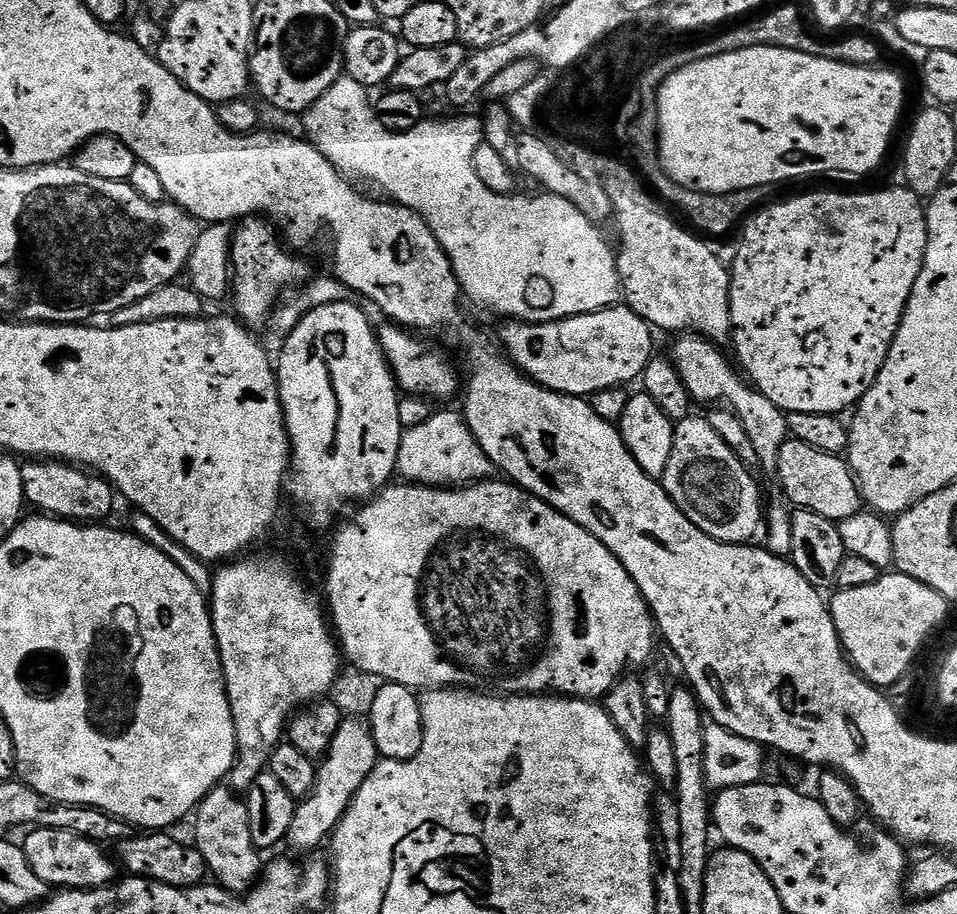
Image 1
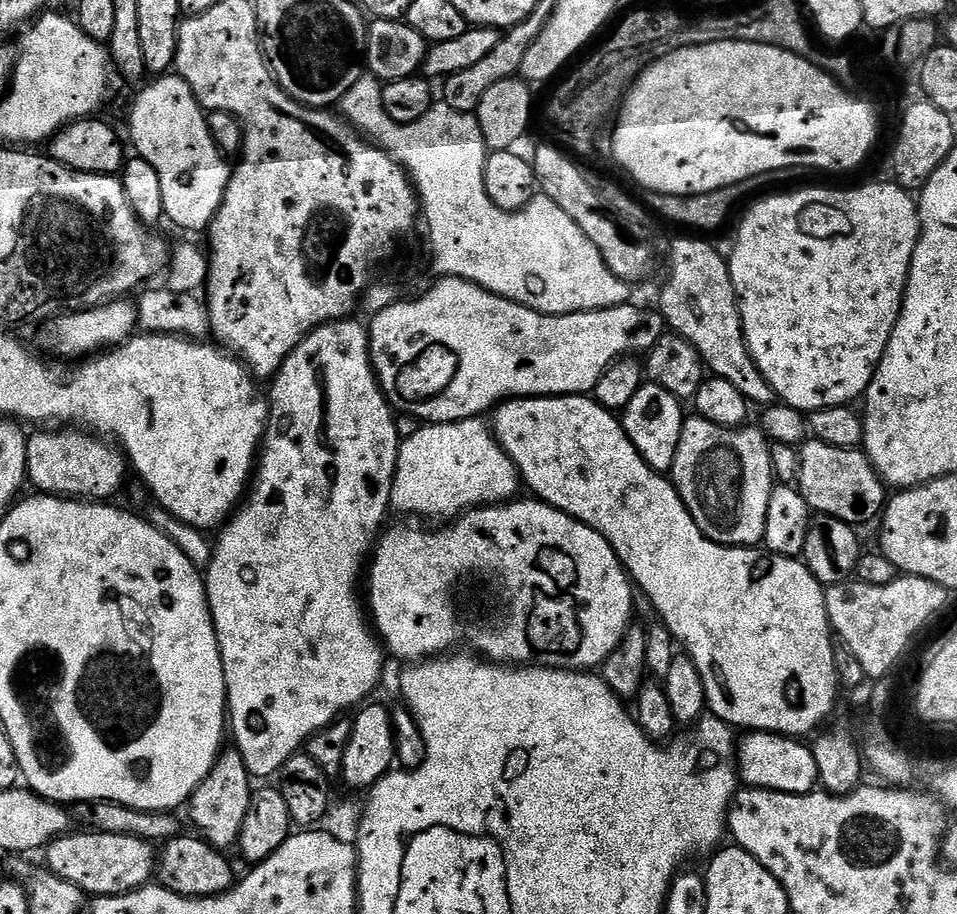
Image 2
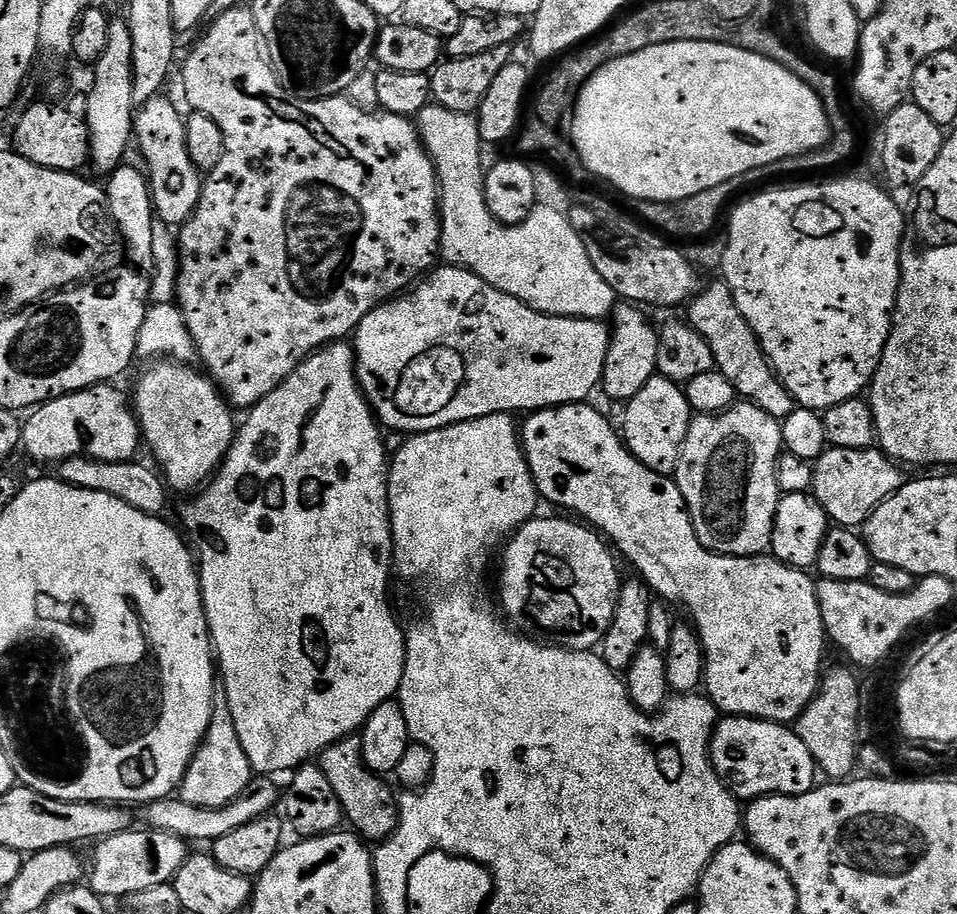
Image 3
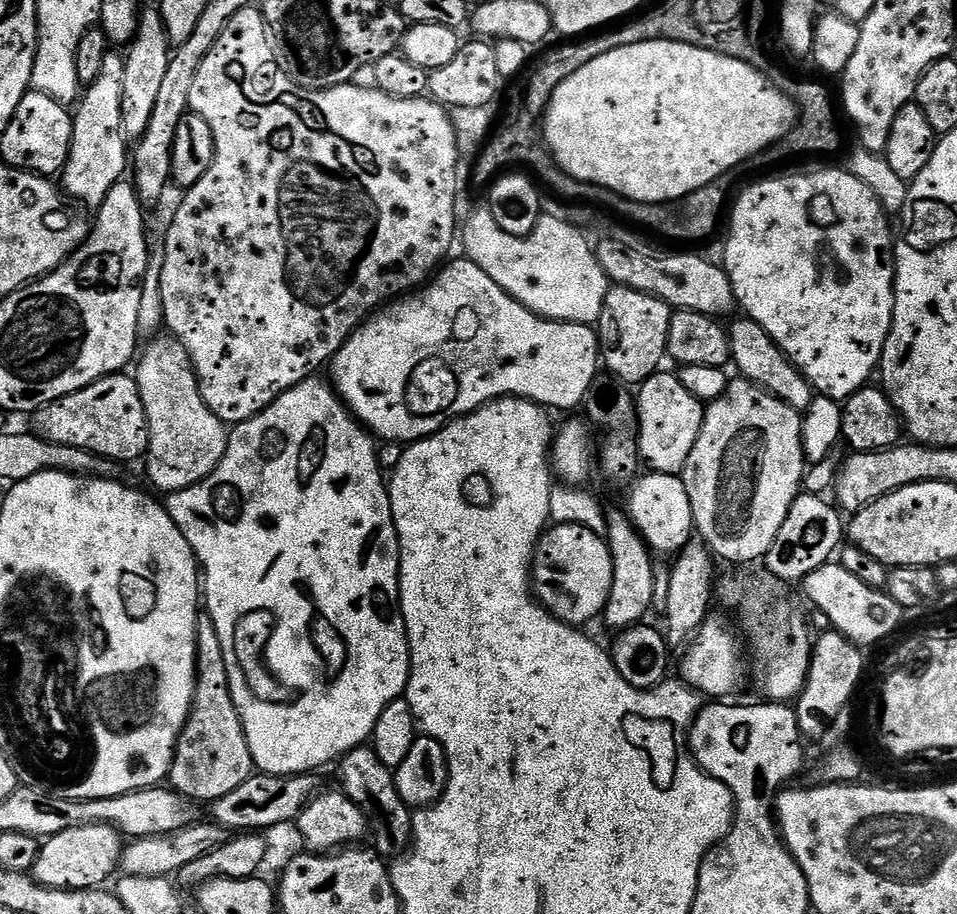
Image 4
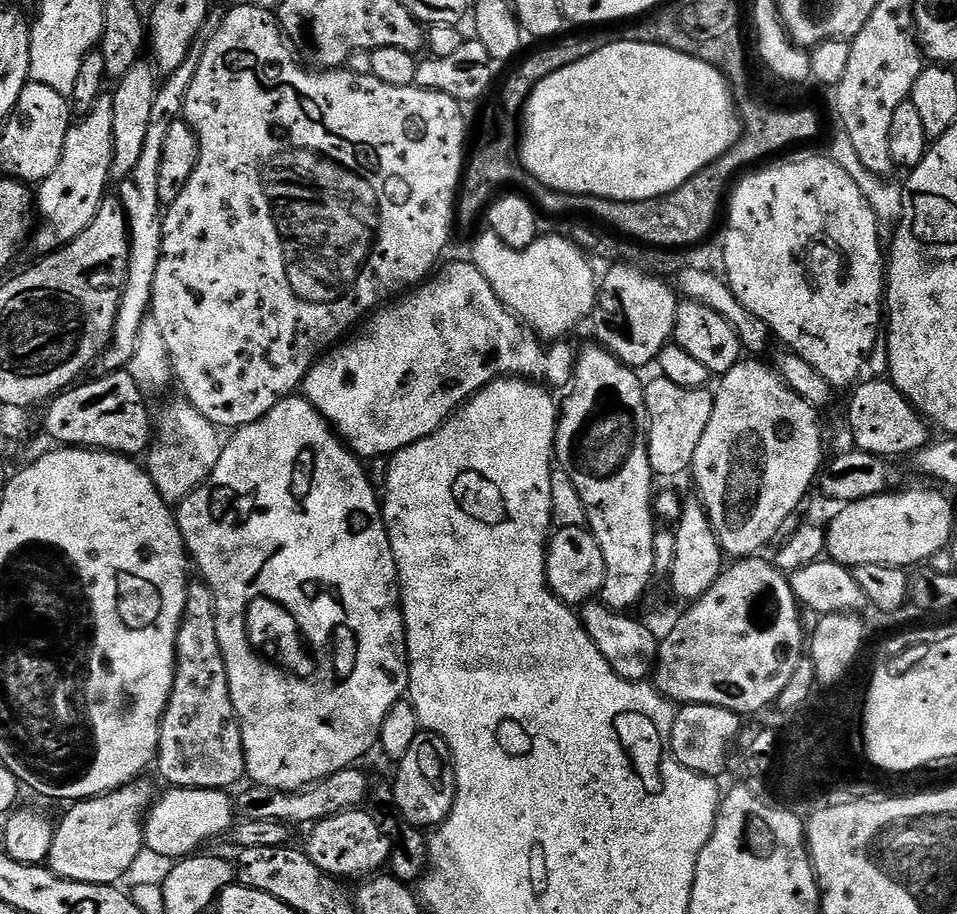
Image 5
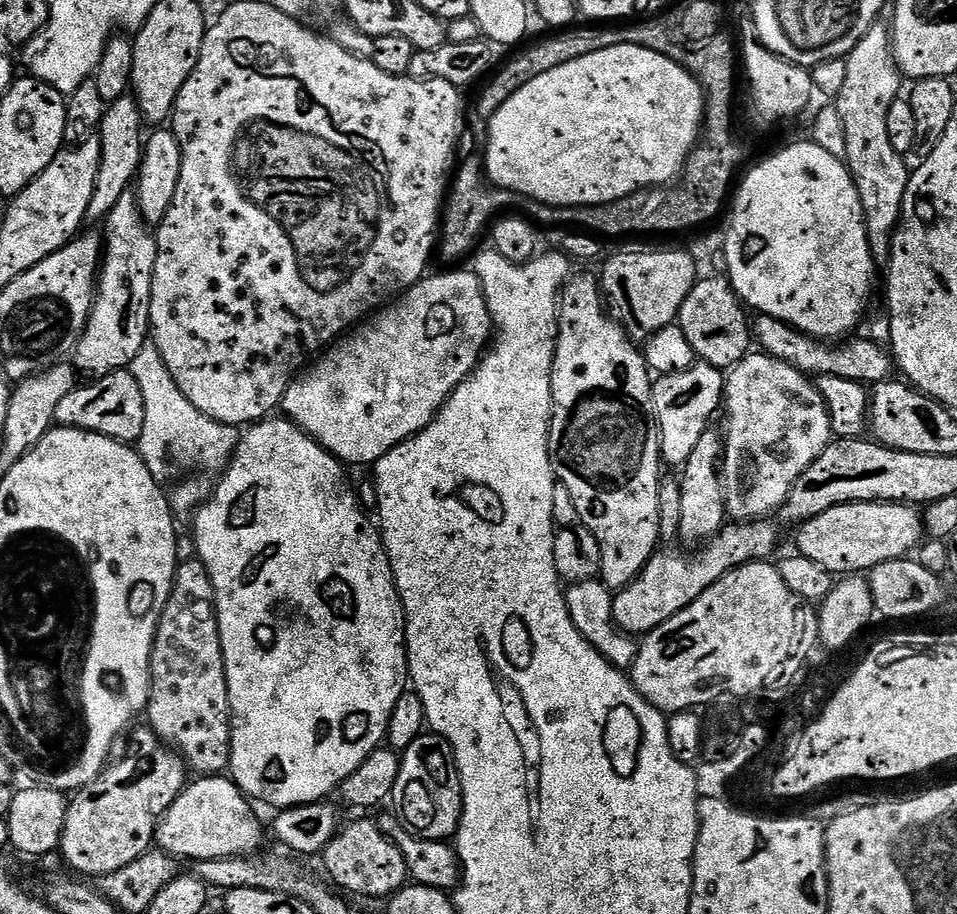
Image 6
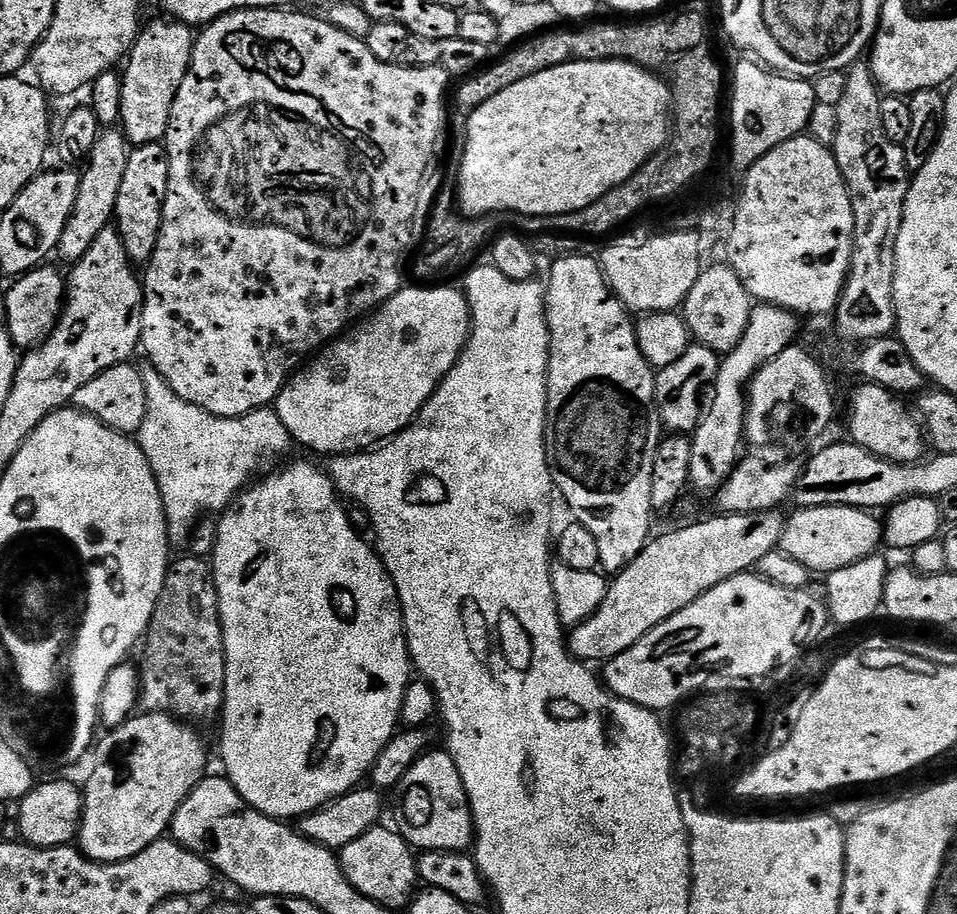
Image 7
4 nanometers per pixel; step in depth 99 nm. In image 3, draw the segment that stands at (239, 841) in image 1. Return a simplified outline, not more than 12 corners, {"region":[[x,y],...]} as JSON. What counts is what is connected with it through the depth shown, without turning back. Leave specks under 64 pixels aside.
{"region":[[227,703],[178,789],[203,808],[229,804],[254,773]]}

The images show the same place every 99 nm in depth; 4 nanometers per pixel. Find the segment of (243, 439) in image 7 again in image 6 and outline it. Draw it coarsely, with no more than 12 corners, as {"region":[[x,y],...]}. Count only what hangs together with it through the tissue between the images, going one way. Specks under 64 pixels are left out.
{"region":[[145,342],[132,377],[150,469],[179,456],[208,468],[236,451],[238,432],[202,414]]}

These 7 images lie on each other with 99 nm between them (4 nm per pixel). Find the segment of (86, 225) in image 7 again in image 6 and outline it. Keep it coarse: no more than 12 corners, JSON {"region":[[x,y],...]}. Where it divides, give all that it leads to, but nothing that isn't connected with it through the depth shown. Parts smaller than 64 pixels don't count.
{"region":[[135,95],[105,107],[89,221],[133,187],[145,118]]}

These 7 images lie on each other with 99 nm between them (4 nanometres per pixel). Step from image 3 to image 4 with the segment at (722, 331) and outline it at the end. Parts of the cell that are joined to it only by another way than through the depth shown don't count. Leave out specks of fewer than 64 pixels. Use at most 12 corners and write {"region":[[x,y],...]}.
{"region":[[752,320],[727,329],[743,379],[807,412],[814,389]]}

